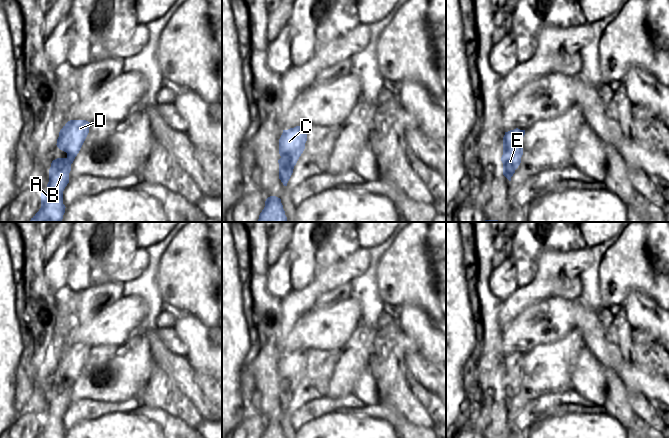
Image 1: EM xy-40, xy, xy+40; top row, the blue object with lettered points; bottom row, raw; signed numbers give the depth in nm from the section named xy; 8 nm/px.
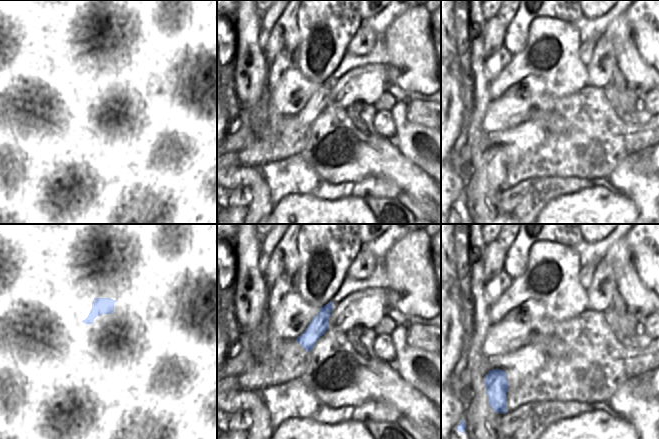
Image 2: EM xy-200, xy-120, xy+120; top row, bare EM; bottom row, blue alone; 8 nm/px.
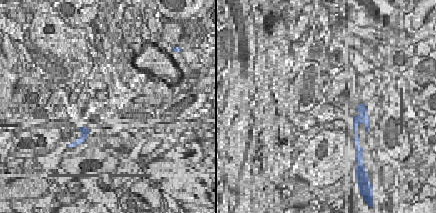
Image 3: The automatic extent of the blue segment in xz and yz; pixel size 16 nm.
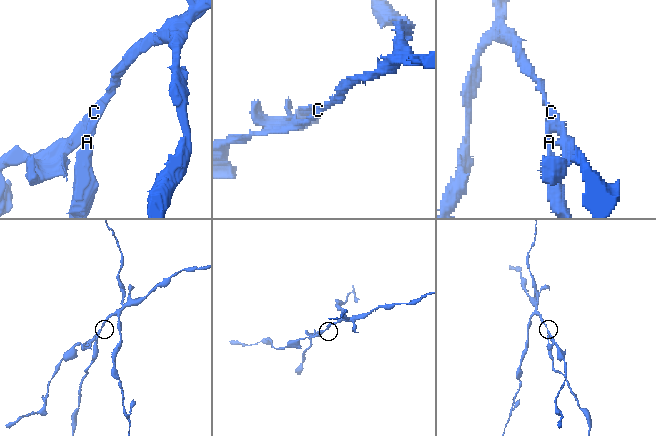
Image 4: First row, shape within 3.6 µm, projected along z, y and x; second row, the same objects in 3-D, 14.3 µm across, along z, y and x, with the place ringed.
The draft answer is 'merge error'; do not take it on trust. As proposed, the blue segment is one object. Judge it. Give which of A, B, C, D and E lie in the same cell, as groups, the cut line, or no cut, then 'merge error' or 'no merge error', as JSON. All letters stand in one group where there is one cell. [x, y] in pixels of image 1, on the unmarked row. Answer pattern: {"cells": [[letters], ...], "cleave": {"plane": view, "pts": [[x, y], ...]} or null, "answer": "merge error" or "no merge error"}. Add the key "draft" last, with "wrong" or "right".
{"cells": [["A", "B"], ["C", "D", "E"]], "cleave": {"plane": "xy", "pts": [[281, 381], [288, 381], [294, 389]]}, "answer": "merge error", "draft": "right"}

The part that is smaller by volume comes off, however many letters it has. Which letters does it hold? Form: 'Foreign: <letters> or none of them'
Foreign: A, B

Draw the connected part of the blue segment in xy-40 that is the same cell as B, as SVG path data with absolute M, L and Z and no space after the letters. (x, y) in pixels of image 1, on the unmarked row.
M57 382L49 393L47 416L41 417L41 432L36 438L64 438L63 415L69 407L71 388L68 382Z

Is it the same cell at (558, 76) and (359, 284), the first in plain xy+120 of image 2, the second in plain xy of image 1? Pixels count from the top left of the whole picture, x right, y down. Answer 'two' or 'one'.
two

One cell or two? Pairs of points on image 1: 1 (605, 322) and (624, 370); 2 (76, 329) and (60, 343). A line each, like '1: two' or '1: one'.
1: two
2: two

